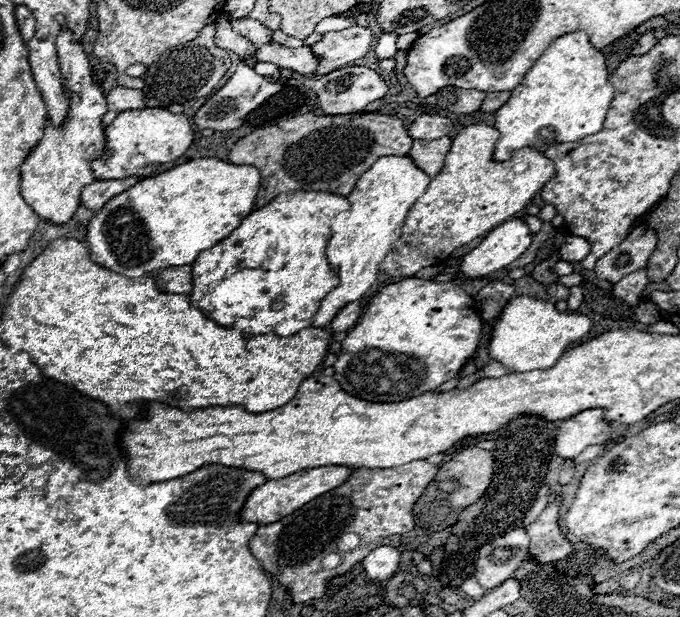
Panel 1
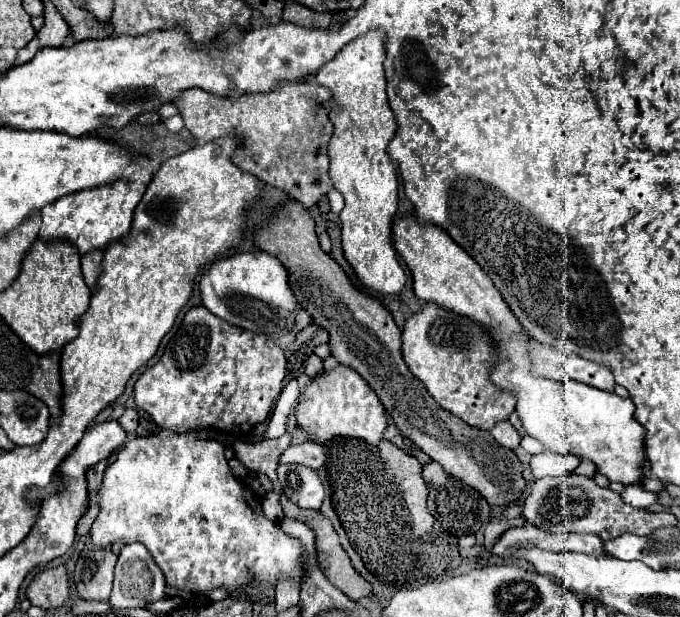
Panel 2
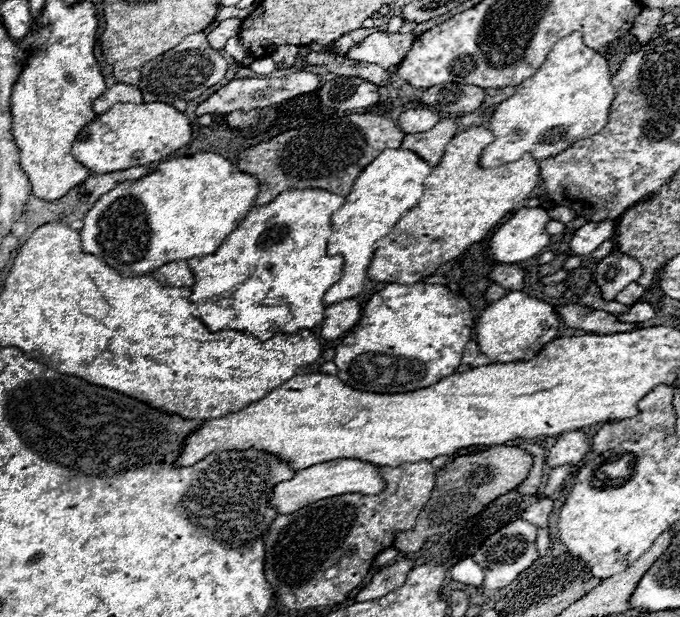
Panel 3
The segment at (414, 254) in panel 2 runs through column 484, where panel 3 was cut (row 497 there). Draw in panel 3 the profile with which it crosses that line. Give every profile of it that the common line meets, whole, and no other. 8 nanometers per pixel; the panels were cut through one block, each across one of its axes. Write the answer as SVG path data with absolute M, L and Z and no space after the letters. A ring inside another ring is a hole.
M344 458L344 460L330 460L324 464L310 466L306 470L300 470L296 478L280 482L274 486L274 496L272 496L272 506L278 510L278 514L292 514L300 510L302 506L308 506L312 502L340 496L340 494L378 494L386 488L386 482L378 474L380 466L372 466L368 462L360 462L356 458Z

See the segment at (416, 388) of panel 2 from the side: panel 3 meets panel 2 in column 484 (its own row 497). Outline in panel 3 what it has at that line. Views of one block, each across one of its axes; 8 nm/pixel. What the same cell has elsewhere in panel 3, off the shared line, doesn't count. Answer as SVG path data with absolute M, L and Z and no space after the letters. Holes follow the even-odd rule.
M492 446L478 454L454 458L436 474L436 486L432 490L428 504L418 514L412 530L400 532L396 536L394 548L416 552L424 546L426 538L434 534L444 534L452 526L460 524L462 520L478 514L480 510L484 510L484 506L500 498L500 494L506 494L508 490L518 488L528 478L532 462L534 462L534 456L516 446Z

